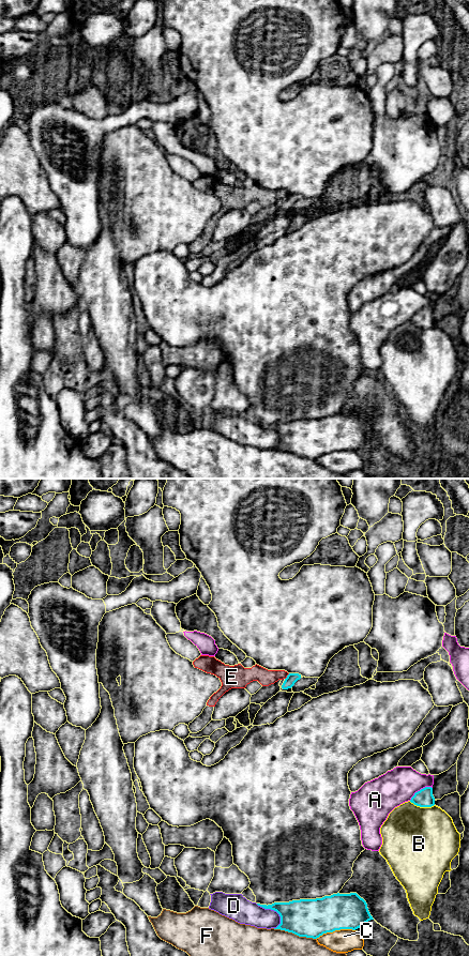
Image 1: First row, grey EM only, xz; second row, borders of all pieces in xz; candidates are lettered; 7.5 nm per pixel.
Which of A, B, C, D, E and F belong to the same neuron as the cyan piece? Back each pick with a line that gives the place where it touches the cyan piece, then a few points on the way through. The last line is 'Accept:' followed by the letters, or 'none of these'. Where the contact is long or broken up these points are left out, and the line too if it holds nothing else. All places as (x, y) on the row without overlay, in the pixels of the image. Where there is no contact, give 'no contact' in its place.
Accept: none of these

